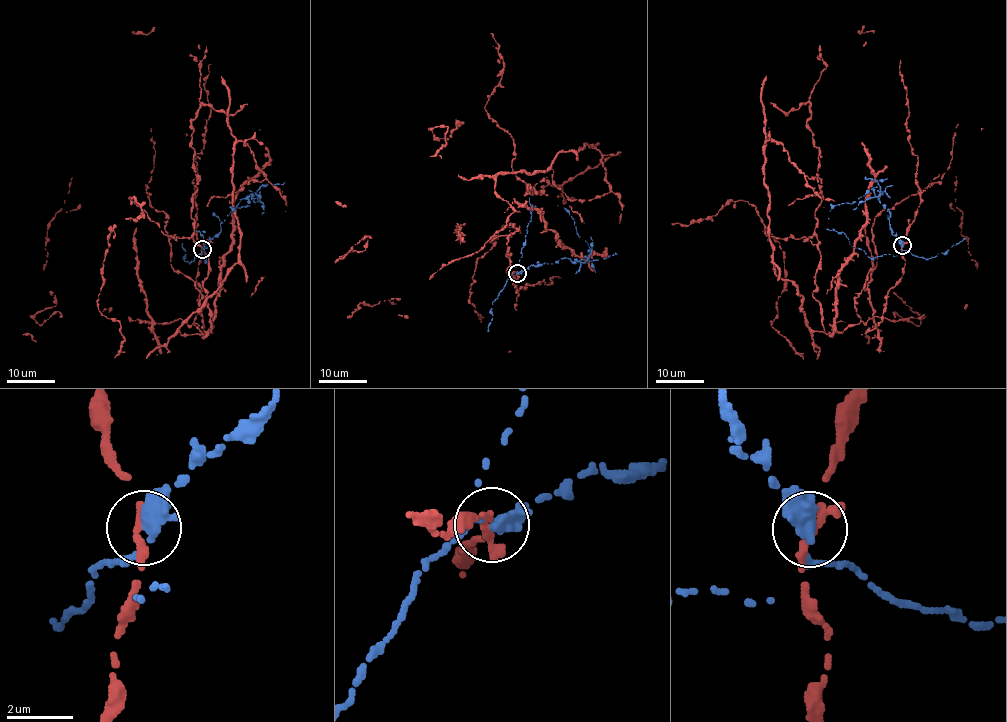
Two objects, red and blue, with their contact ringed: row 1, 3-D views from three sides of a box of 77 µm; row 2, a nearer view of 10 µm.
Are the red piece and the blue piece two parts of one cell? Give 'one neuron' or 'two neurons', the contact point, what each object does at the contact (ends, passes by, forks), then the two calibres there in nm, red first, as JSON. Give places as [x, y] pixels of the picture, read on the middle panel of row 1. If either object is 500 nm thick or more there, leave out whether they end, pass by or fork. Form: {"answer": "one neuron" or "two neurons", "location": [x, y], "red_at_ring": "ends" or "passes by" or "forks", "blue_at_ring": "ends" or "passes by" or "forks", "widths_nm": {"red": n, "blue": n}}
{"answer": "two neurons", "location": [517, 273], "red_at_ring": "ends", "blue_at_ring": "passes by", "widths_nm": {"red": 320, "blue": 400}}

